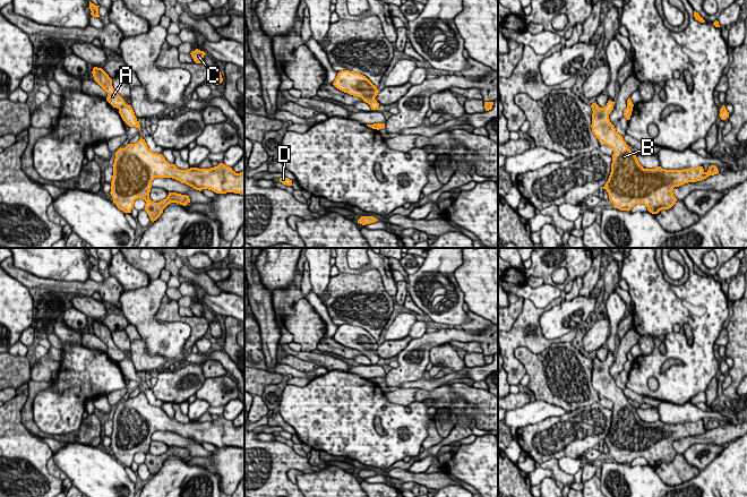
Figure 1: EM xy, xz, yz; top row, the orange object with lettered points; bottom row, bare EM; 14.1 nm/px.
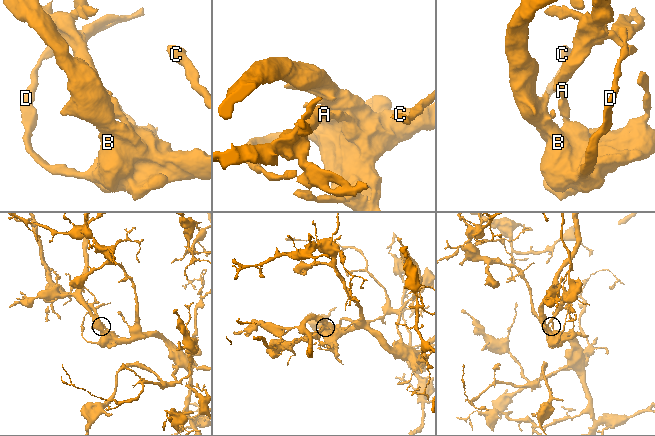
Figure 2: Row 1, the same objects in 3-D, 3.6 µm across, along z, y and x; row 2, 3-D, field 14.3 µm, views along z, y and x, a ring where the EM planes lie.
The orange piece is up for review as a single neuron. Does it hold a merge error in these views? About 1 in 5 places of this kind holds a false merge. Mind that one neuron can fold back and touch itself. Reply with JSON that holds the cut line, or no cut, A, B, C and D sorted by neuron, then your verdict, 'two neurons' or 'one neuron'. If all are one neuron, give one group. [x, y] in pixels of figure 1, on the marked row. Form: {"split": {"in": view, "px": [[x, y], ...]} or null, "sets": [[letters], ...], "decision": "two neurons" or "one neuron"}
{"split": {"in": "xy", "px": [[125, 103], [119, 109]]}, "sets": [["A"], ["B", "C", "D"]], "decision": "two neurons"}

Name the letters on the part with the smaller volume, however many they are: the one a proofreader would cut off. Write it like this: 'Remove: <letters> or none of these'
Remove: A

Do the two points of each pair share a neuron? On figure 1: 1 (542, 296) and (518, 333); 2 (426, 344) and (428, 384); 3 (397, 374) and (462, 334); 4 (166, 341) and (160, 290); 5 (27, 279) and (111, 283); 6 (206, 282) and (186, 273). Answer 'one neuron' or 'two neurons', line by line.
1: two neurons
2: two neurons
3: one neuron
4: one neuron
5: one neuron
6: one neuron

